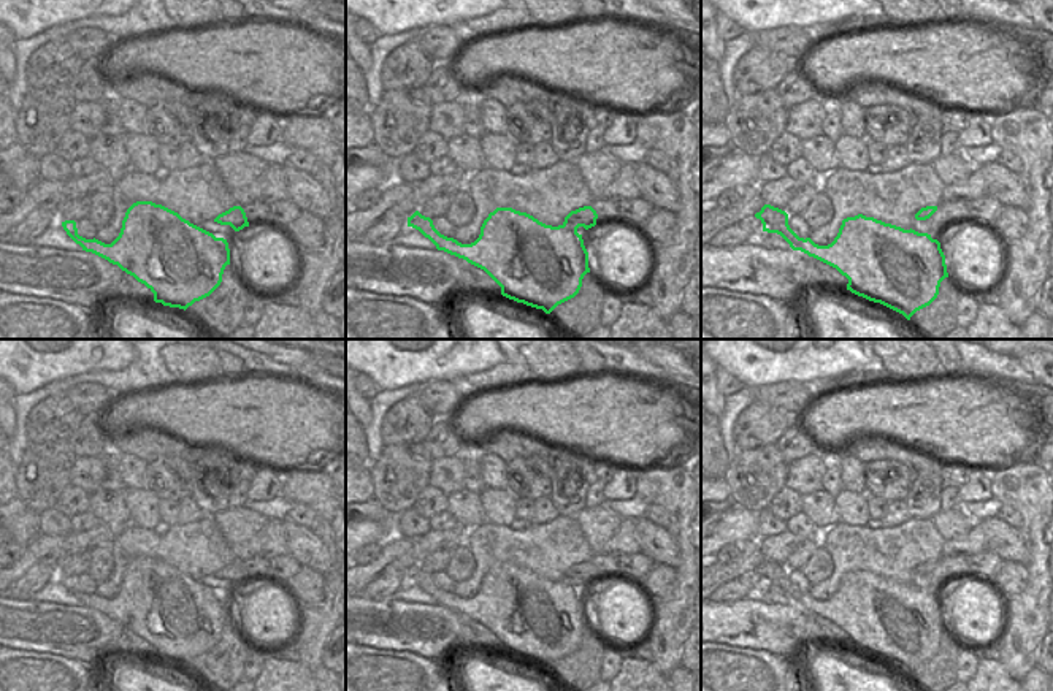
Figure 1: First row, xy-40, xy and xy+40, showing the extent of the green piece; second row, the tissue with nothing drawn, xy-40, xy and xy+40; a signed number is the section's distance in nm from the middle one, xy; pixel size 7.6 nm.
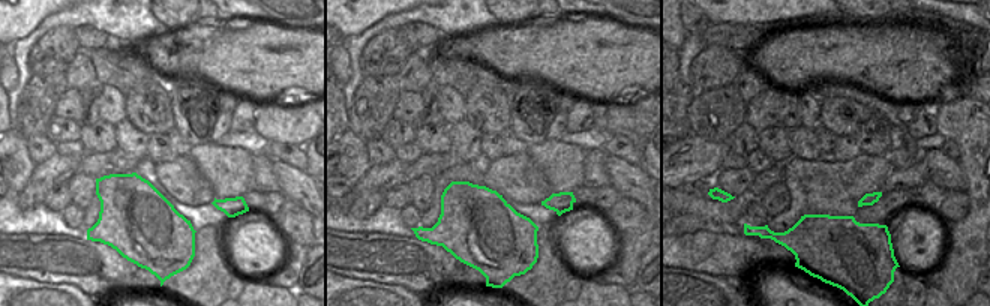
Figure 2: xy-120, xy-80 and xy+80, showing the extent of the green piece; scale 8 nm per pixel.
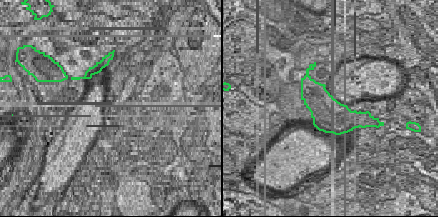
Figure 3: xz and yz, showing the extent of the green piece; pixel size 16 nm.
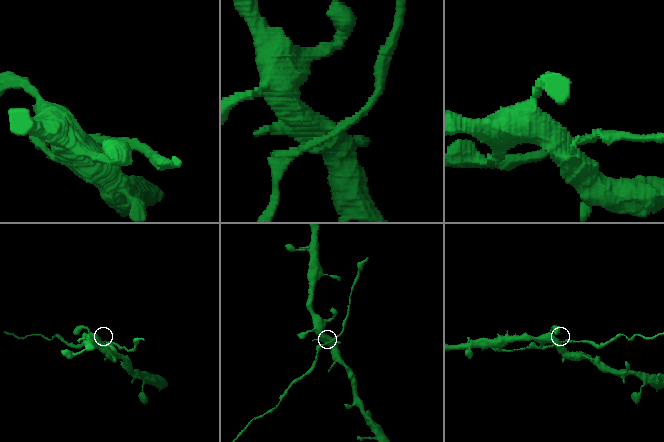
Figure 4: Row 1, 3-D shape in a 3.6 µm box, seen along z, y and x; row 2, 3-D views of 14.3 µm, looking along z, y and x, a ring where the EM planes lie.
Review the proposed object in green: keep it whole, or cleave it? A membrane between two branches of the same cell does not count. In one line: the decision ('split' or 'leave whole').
split

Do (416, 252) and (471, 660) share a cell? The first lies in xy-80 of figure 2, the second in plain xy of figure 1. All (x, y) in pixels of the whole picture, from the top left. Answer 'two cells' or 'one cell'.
two cells

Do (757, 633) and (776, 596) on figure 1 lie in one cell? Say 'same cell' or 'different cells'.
different cells

